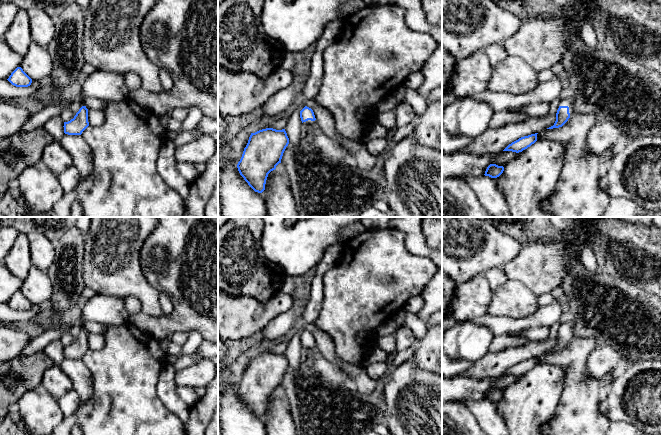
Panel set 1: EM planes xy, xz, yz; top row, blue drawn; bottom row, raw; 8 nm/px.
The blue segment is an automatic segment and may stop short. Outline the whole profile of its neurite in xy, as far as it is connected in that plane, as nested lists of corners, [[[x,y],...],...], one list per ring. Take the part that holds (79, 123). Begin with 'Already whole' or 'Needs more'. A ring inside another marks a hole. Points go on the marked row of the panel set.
Already whole. [[[82,106],[73,119],[68,122],[64,122],[63,127],[65,134],[81,135],[88,126],[88,109],[86,106]]]

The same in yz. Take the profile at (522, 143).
Already whole. [[[538,133],[521,137],[509,144],[503,151],[522,152],[537,141],[537,134]]]

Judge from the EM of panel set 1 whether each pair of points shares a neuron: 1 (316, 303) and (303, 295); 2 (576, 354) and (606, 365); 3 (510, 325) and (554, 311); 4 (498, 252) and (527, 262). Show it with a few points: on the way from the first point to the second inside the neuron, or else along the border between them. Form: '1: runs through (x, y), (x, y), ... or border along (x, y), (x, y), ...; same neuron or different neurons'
1: border along (314, 275), (304, 321); different neurons
2: border along (599, 342), (586, 363), (586, 372), (592, 378); different neurons
3: runs through (521, 324), (543, 318); same neuron
4: border along (522, 246), (512, 259), (501, 266); different neurons

